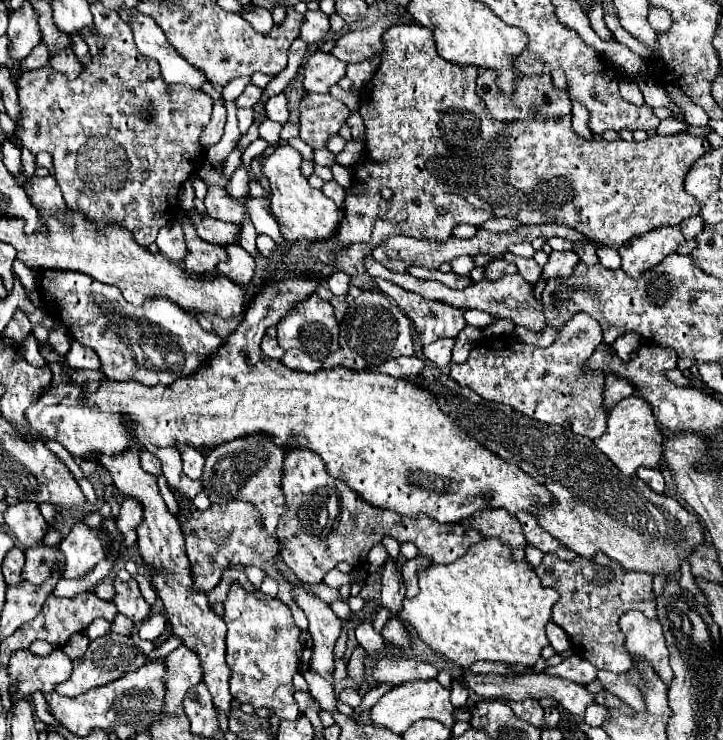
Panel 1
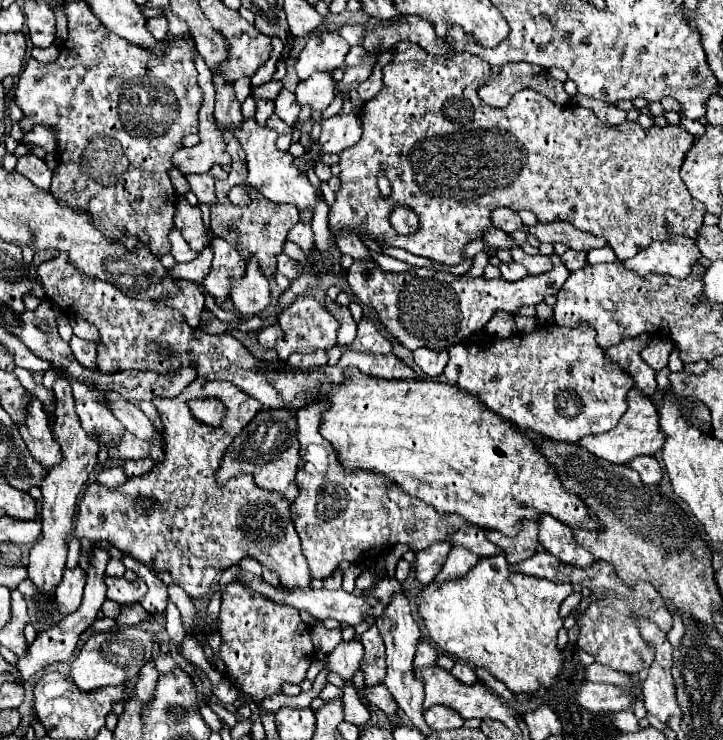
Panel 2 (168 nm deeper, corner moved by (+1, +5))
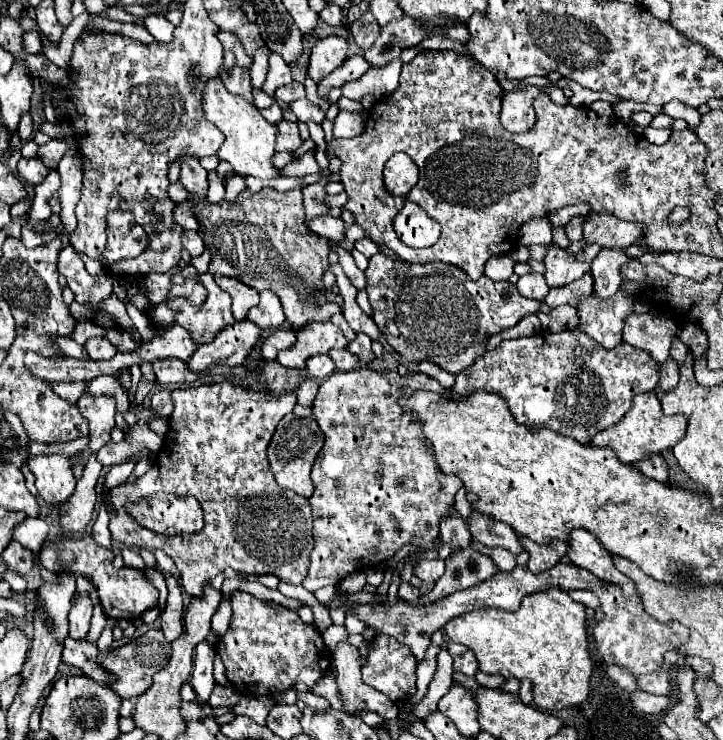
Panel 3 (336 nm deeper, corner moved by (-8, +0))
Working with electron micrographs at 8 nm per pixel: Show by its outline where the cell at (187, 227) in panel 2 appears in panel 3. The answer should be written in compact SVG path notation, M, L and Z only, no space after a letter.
M185 231L183 233L183 247L191 253L191 257L199 257L205 251L203 239L201 239L201 235L197 231Z

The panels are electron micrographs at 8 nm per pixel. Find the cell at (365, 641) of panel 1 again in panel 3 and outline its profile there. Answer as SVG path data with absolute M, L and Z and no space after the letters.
M377 635L373 649L369 651L369 657L367 657L367 665L361 669L363 671L363 683L381 691L383 695L387 695L393 703L399 703L399 701L407 699L409 695L415 695L415 691L417 691L415 689L415 681L417 681L415 667L417 667L417 659L407 649L407 645L401 645L393 637Z

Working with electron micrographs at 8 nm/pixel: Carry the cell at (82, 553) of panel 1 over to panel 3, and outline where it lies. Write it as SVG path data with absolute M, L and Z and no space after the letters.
M79 593L77 603L69 611L69 637L73 637L75 641L83 641L87 637L91 611L93 611L93 605L89 599L89 593Z

